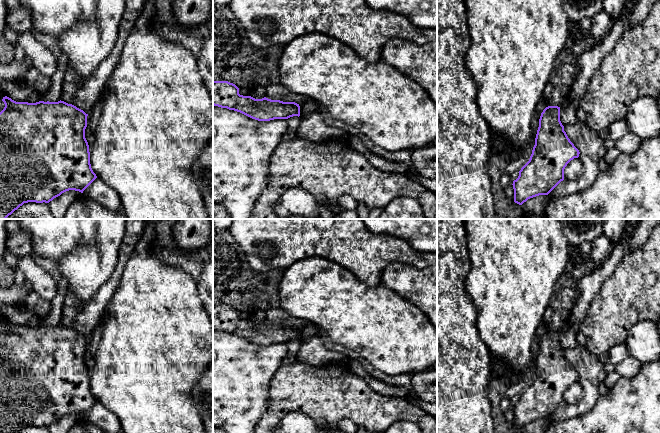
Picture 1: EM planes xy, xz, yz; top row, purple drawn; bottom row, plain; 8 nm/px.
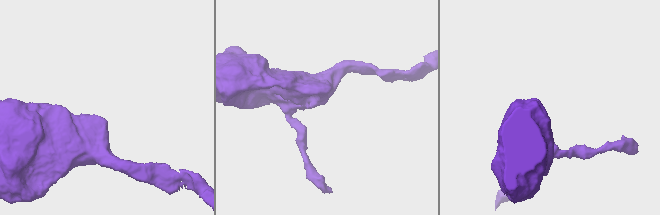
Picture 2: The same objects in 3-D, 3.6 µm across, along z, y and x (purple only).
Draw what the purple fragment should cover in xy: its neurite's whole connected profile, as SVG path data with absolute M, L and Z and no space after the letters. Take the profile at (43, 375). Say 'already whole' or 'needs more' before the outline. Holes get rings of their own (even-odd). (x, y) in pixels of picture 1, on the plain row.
already whole; M5 320L2 325L5 331L0 336L0 433L18 433L24 427L28 426L49 427L54 422L69 414L83 417L83 415L97 402L91 392L89 369L85 362L88 338L76 330L61 324L58 326L39 325L36 327L28 327L16 326Z

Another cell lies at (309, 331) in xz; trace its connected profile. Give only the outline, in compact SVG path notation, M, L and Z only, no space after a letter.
M309 323L306 326L299 328L300 330L300 342L309 340L318 335L319 327L313 323Z

